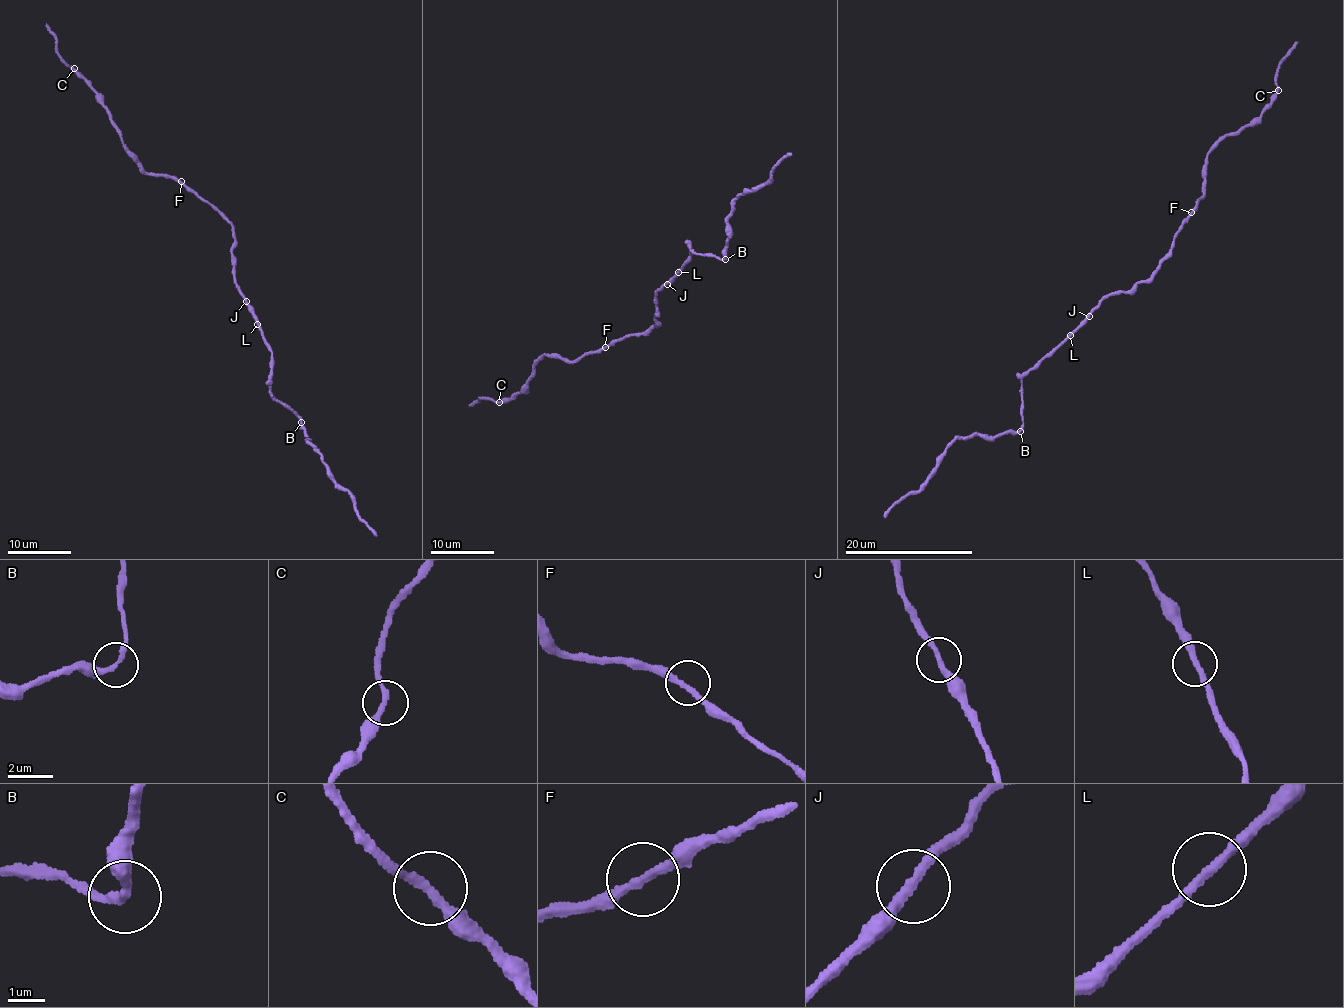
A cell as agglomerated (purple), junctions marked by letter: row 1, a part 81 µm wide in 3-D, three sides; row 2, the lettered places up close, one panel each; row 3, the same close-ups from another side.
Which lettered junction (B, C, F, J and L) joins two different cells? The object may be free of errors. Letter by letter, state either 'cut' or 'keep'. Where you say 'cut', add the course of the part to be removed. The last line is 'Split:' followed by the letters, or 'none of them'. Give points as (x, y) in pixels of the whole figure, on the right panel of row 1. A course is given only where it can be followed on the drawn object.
B: keep
C: keep
F: keep
J: keep
L: keep
Split: none of them

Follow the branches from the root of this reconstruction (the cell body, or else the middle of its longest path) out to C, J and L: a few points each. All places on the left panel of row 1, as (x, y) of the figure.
C: (233, 275), (233, 227), (217, 209), (178, 181), (143, 170), (138, 160), (127, 150), (102, 101), (74, 68)
J: (233, 275), (246, 301)
L: (233, 275), (257, 324)

